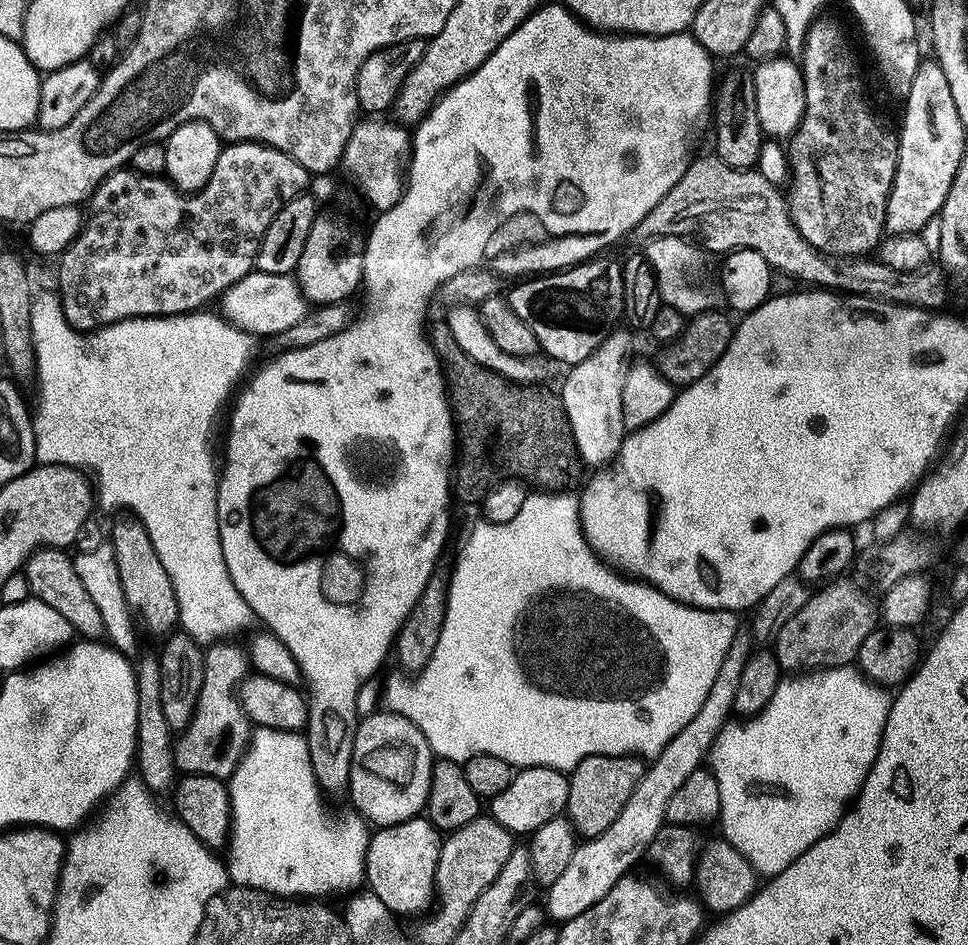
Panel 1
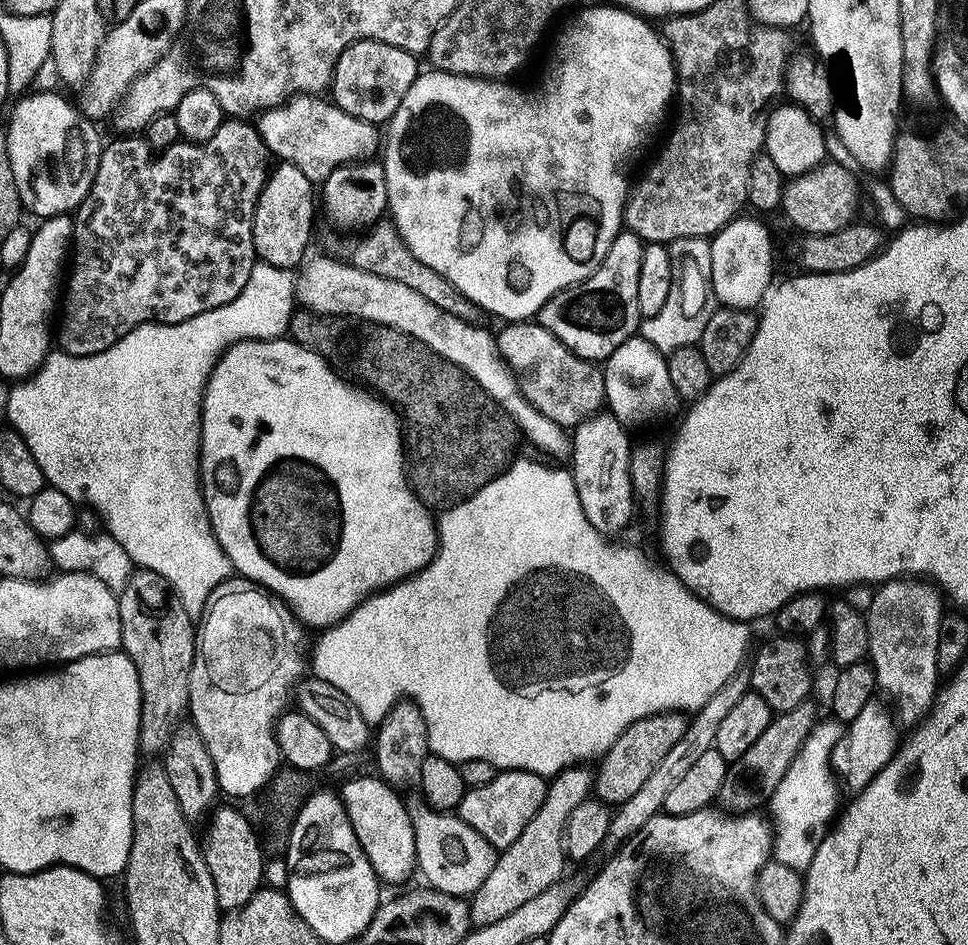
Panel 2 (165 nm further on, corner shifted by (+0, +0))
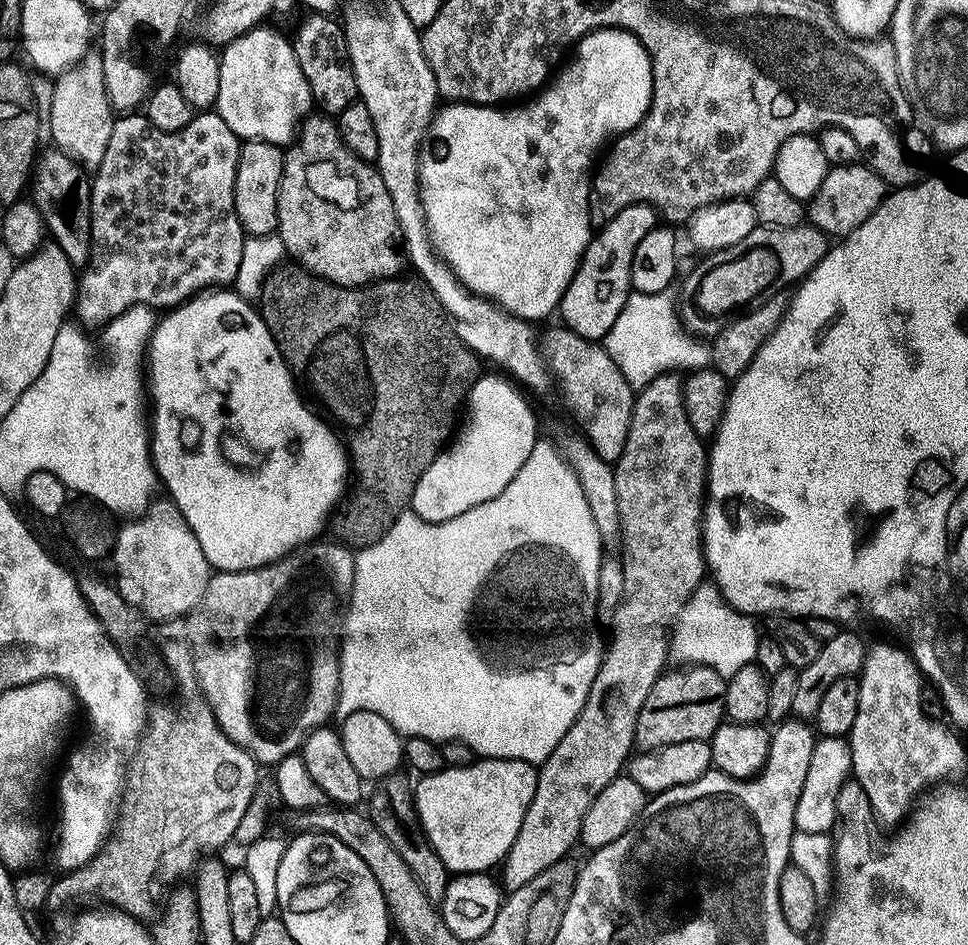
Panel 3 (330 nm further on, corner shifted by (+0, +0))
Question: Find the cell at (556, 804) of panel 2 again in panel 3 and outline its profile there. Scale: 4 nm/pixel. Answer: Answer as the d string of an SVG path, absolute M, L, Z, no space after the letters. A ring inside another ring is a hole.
M676 374L656 377L646 385L646 387L639 389L639 391L635 393L635 398L636 401L632 407L630 430L626 434L626 446L622 450L620 457L614 461L614 491L618 494L618 514L620 515L620 528L622 529L623 535L622 549L624 548L625 554L628 555L628 558L626 557L623 561L625 598L614 613L614 619L616 619L616 637L613 638L612 644L610 640L610 643L607 645L604 661L600 664L600 669L594 678L592 689L588 695L588 701L584 704L583 710L581 710L578 718L570 726L570 730L566 730L566 734L558 742L558 746L554 746L554 750L544 759L543 764L539 765L536 773L534 798L526 810L526 818L522 818L522 830L518 830L518 838L514 838L514 846L510 846L508 855L505 856L502 861L502 869L504 868L504 882L502 881L502 884L505 889L508 887L508 890L515 890L526 886L531 880L540 880L541 877L547 873L544 872L547 868L554 867L555 864L567 854L570 848L574 846L577 847L580 838L582 818L586 814L586 810L590 810L590 802L594 802L594 798L598 798L598 794L602 794L602 790L606 790L606 786L614 777L621 775L626 761L633 755L634 745L636 743L636 723L638 722L638 714L642 710L642 702L646 702L646 698L650 694L654 682L665 671L664 663L668 660L668 635L672 632L672 623L674 623L676 619L680 620L681 617L683 617L684 608L687 607L692 595L696 593L698 586L705 583L706 580L702 521L704 518L704 501L706 499L708 453L706 451L705 441L698 434L694 434L694 426L690 426L690 418L686 418L686 410L684 409L684 385L681 377Z

